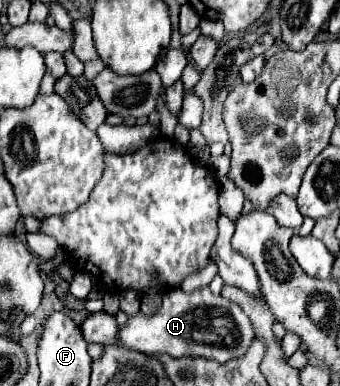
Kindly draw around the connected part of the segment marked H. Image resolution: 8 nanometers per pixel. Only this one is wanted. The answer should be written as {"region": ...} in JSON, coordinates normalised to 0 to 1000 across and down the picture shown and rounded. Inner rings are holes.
{"region":[[[594,741],[559,762],[535,756],[529,746],[494,751],[471,803],[453,819],[424,819],[406,808],[347,855],[347,886],[382,907],[424,917],[500,917],[512,927],[606,922],[641,938],[712,922],[741,881],[747,855],[712,798],[653,767],[629,767],[612,741]]]}

